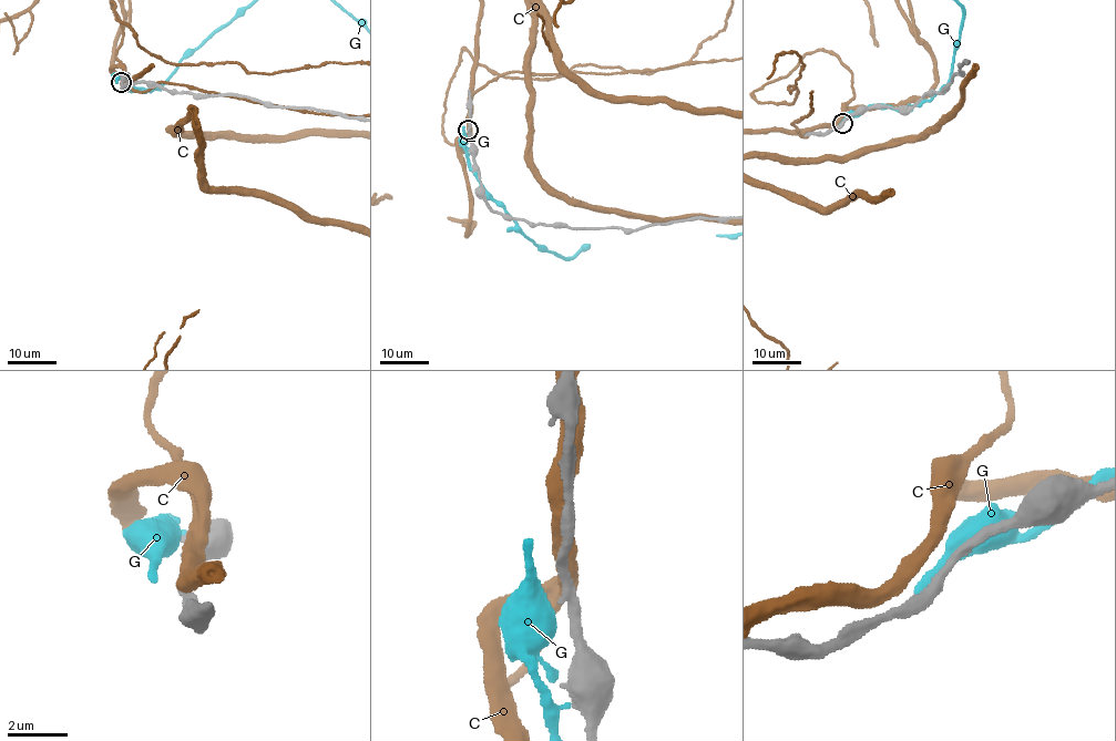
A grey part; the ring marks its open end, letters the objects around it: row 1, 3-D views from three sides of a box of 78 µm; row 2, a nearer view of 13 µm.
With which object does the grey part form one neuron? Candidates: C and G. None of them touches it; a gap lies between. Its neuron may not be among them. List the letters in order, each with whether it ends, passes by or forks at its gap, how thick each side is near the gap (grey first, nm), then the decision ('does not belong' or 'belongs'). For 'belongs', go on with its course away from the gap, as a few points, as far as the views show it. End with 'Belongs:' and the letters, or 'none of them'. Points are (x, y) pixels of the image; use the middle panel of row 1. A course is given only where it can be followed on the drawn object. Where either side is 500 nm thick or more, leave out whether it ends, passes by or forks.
C: it passes by; calibres 300 and 480 nm; does not belong
G: it ends; calibres 300 and 420 nm; does not belong
Belongs: none of them

